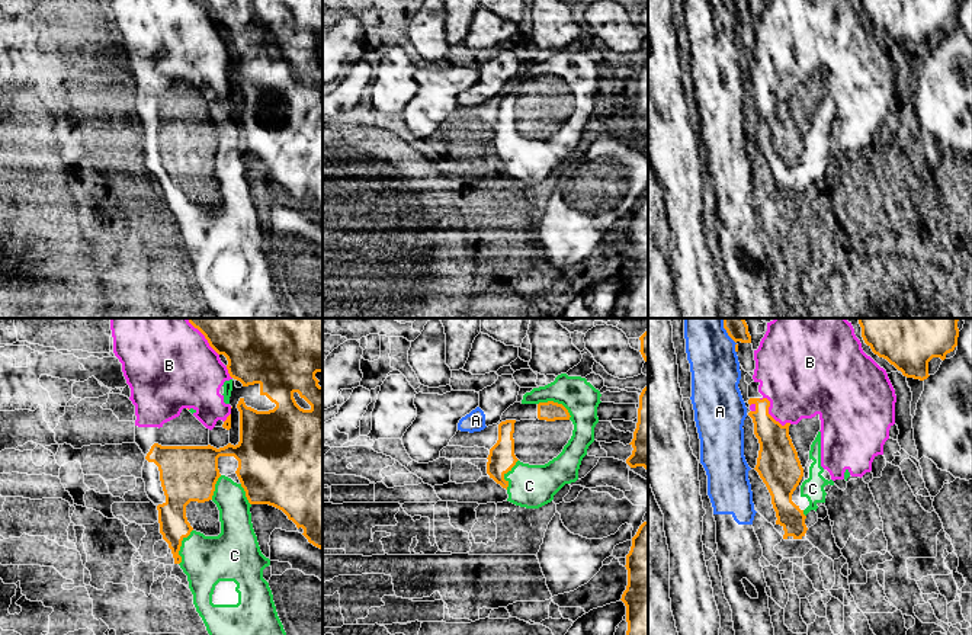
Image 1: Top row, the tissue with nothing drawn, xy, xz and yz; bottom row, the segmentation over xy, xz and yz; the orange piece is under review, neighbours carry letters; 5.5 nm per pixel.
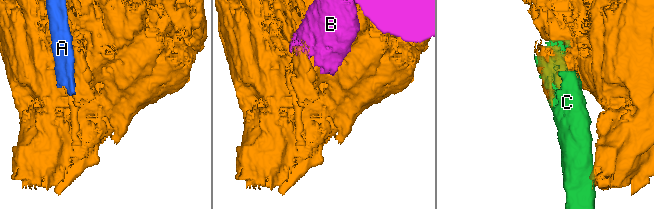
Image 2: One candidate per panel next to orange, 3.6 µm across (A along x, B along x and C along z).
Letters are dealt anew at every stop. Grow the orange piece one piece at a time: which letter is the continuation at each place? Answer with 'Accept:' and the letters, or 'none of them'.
Accept: none of them

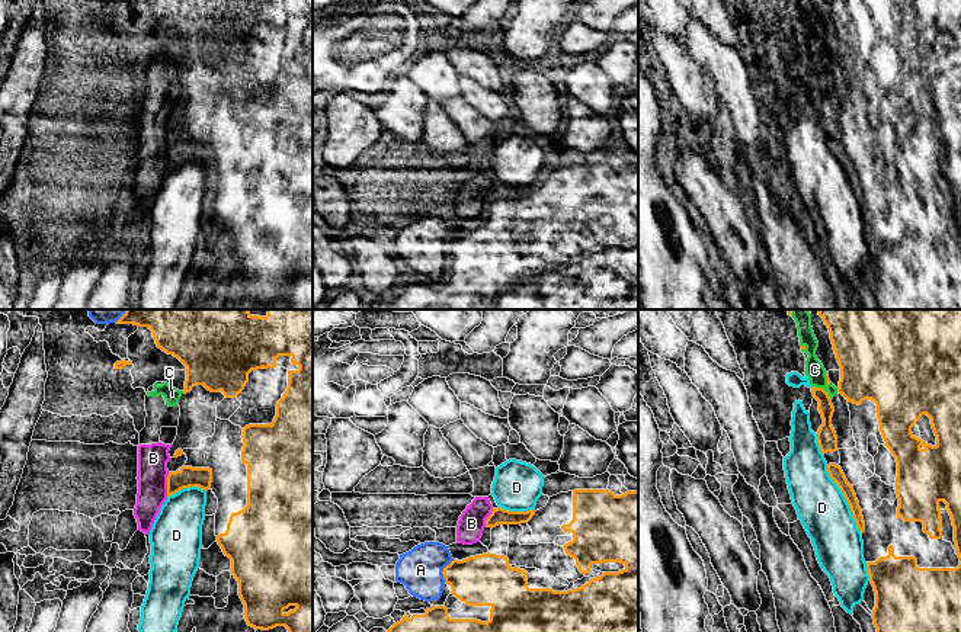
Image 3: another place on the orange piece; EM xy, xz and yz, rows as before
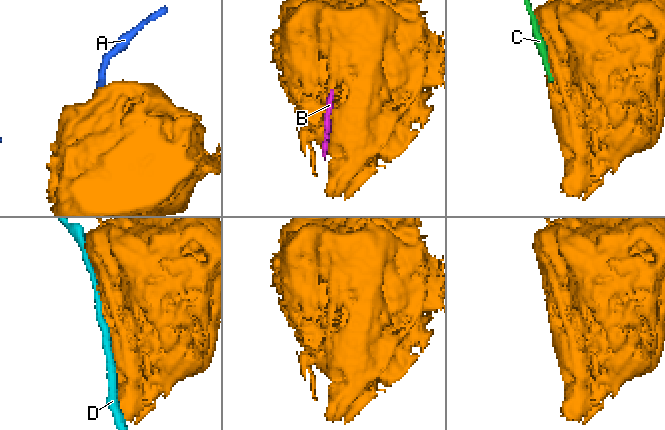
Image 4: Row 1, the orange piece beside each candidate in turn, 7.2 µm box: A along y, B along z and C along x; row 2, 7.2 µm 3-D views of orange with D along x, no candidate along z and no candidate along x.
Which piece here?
Accept: none of them

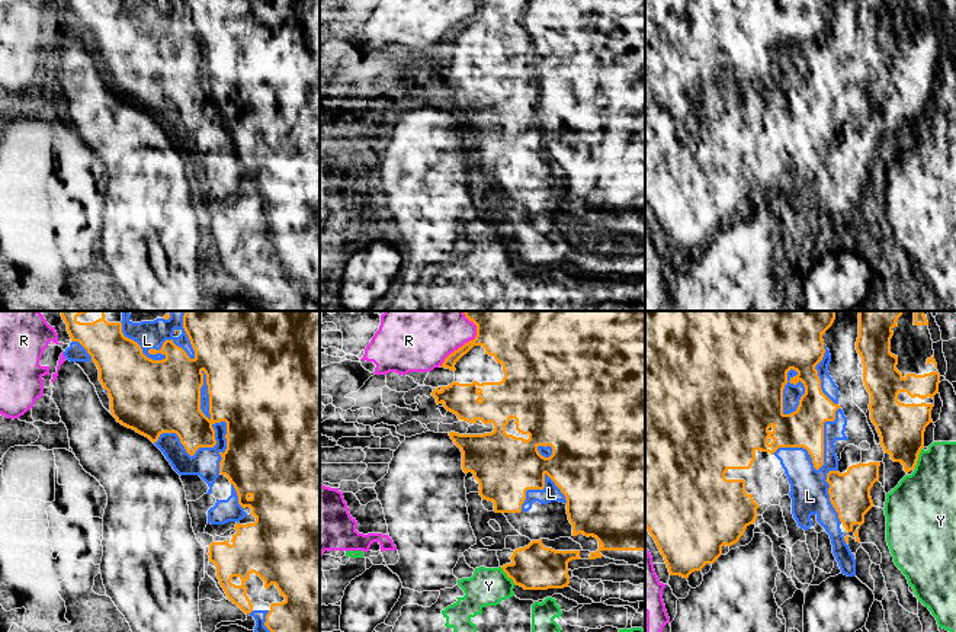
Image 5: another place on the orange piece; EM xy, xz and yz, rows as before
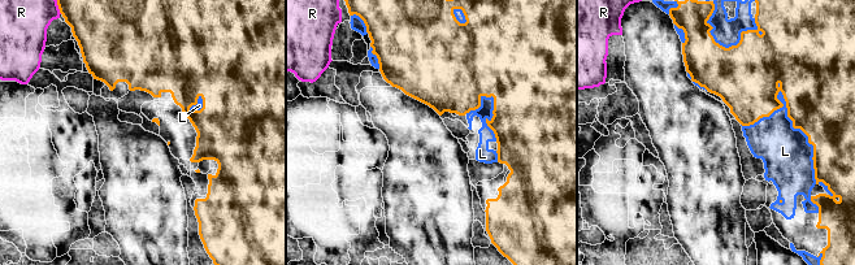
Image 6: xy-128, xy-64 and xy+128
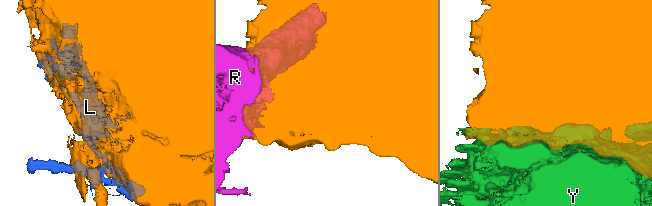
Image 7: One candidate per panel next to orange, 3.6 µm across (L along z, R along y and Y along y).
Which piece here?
Accept: L

